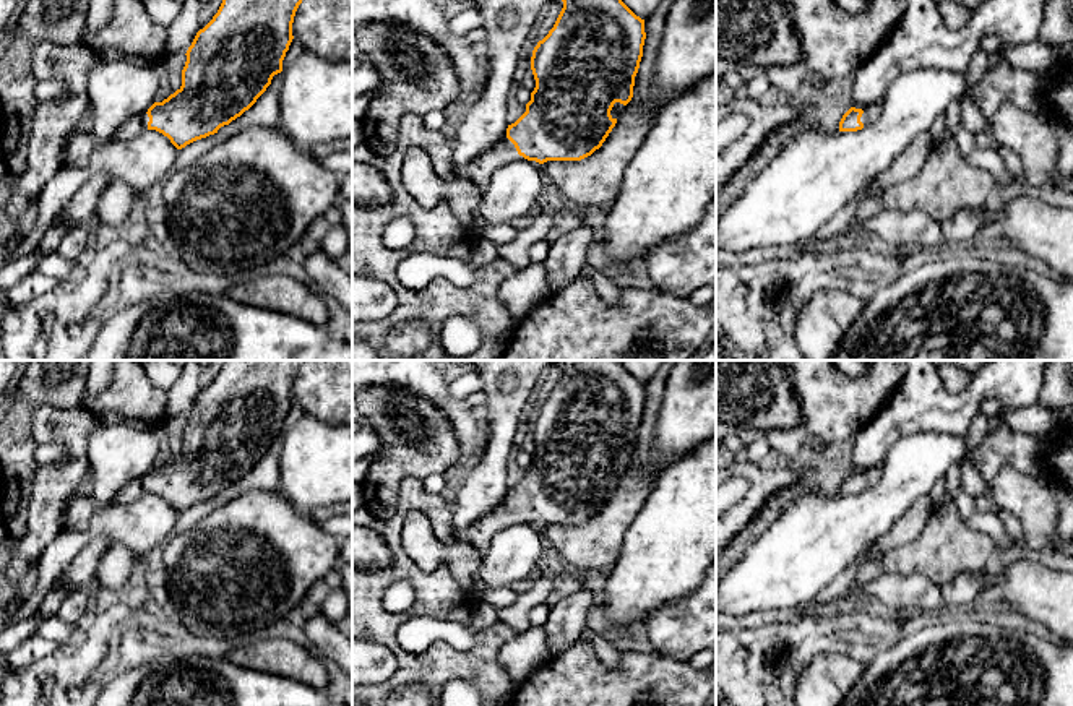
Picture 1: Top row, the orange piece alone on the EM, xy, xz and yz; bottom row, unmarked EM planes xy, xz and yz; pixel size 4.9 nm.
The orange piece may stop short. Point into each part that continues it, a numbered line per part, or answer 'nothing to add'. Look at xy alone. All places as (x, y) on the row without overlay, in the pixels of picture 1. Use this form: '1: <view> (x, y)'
1: xy (138, 487)

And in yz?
1: yz (869, 479)

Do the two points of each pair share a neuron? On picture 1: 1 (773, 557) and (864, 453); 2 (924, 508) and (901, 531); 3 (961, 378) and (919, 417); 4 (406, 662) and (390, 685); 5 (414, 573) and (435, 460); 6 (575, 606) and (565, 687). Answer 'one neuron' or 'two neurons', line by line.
1: two neurons
2: one neuron
3: two neurons
4: one neuron
5: two neurons
6: two neurons

